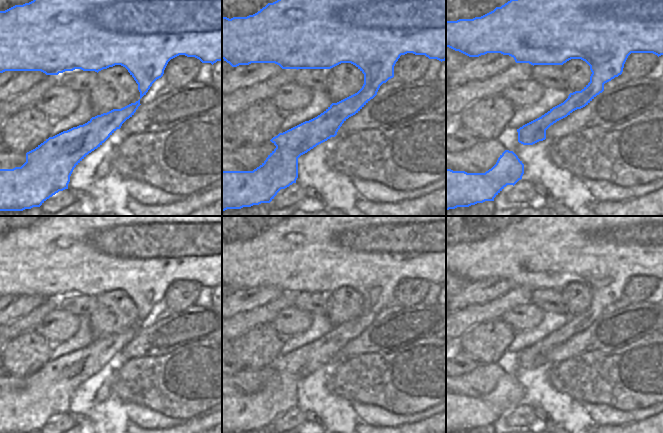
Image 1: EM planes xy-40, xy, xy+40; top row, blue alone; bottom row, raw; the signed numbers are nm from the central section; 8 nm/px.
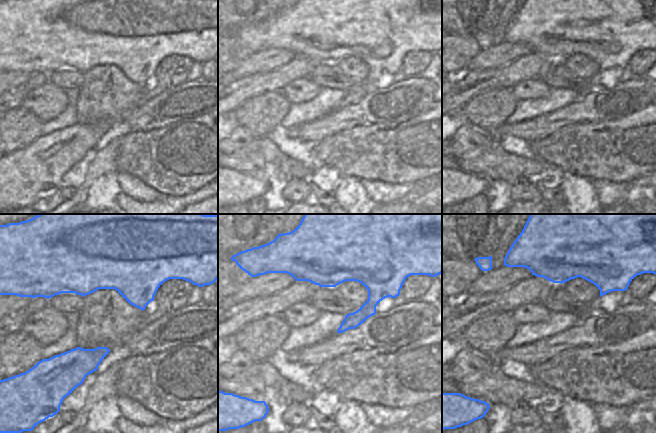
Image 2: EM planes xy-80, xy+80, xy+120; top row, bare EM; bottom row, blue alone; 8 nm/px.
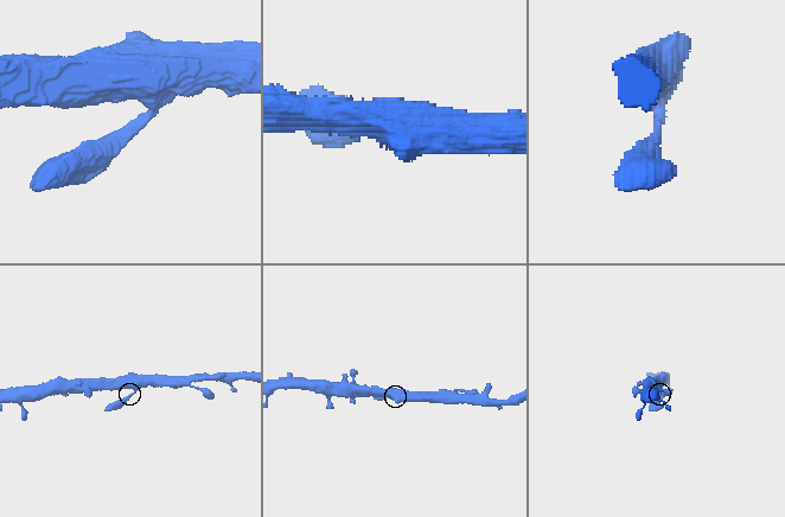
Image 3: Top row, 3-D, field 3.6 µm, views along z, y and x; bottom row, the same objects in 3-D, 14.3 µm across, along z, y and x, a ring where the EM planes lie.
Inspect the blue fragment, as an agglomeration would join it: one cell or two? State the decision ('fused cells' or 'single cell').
single cell

